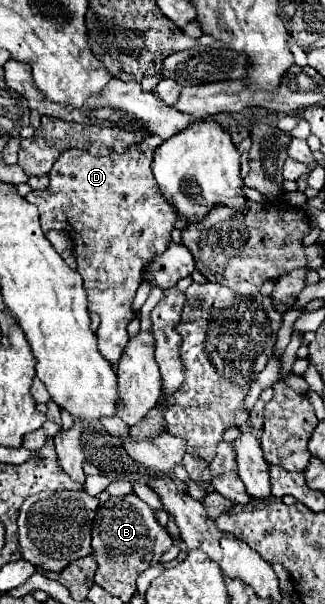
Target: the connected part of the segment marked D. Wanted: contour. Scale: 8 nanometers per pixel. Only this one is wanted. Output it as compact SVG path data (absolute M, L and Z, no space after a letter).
M146 137L144 141L130 145L126 151L110 153L106 157L94 157L84 149L66 149L54 161L54 167L48 173L50 185L42 191L30 191L24 197L28 203L38 207L42 231L54 229L60 233L70 233L78 261L78 273L82 275L84 289L88 293L88 311L98 313L100 317L100 327L96 331L98 349L112 365L118 363L128 343L126 327L136 317L132 301L142 281L142 269L148 261L152 261L152 257L168 249L170 233L178 219L176 211L172 211L172 205L168 205L168 201L160 197L160 191L156 189L156 179L150 169L154 151L160 143L160 137Z

